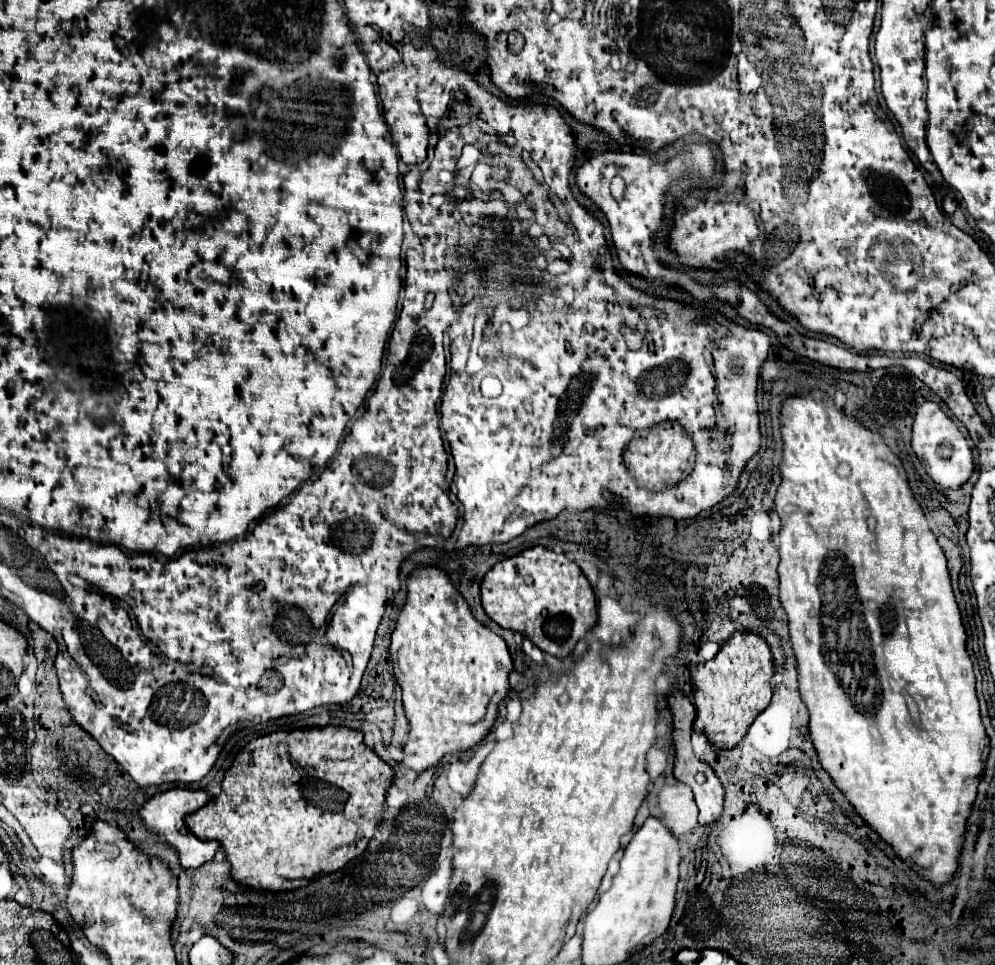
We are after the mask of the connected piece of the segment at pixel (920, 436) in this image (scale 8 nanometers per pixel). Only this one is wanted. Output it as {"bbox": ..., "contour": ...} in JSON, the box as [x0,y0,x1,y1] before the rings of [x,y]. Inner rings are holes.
{"bbox":[912,402,974,490],"contour":[[[924,402],[918,408],[914,424],[912,424],[912,450],[916,458],[920,460],[920,464],[924,466],[926,474],[942,488],[958,490],[972,476],[972,470],[974,470],[972,450],[966,438],[962,436],[962,432],[942,412],[942,408],[936,402]]]}

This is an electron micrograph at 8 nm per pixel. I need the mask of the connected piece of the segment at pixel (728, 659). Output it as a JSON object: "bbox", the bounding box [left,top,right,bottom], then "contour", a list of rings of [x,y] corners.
{"bbox":[690,632,774,748],"contour":[[[736,632],[712,660],[690,668],[696,706],[694,732],[706,734],[716,748],[734,748],[754,718],[770,704],[772,672],[774,664],[768,644],[756,634]]]}

